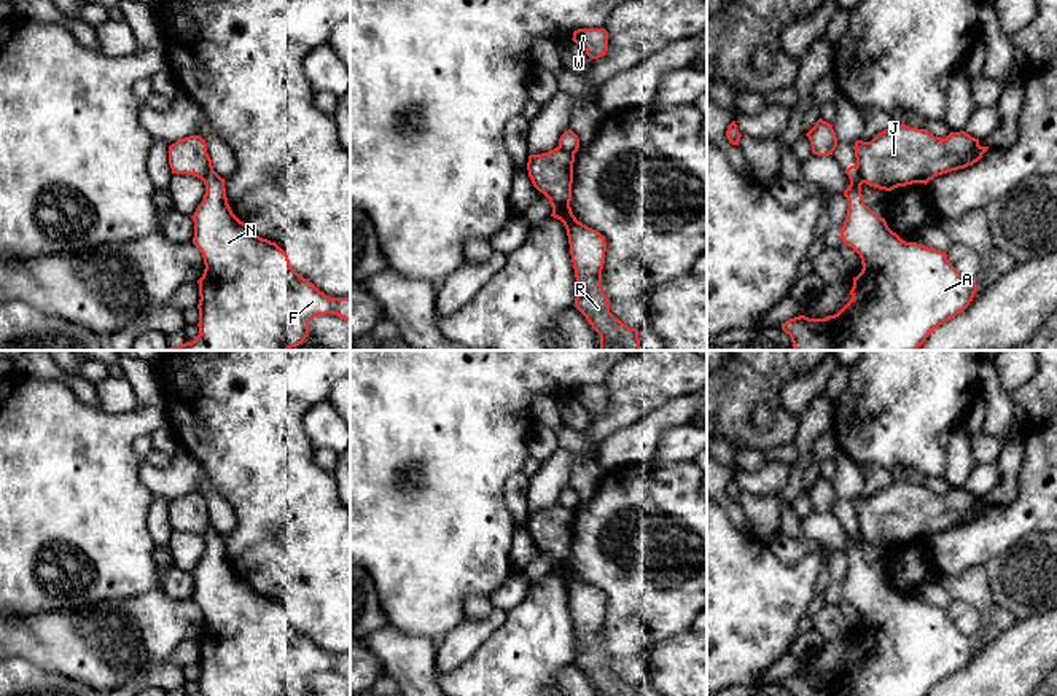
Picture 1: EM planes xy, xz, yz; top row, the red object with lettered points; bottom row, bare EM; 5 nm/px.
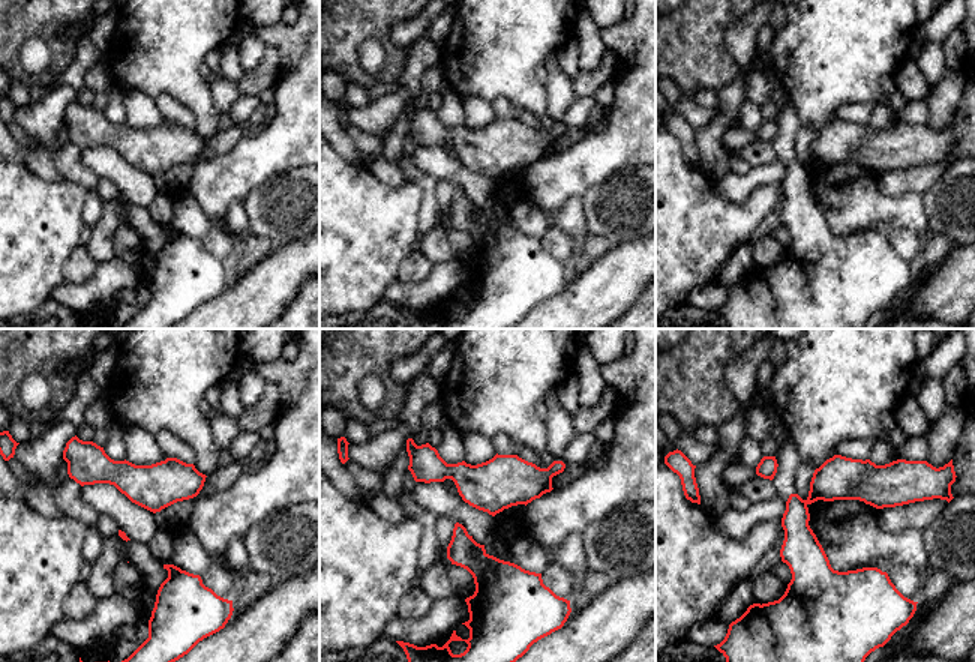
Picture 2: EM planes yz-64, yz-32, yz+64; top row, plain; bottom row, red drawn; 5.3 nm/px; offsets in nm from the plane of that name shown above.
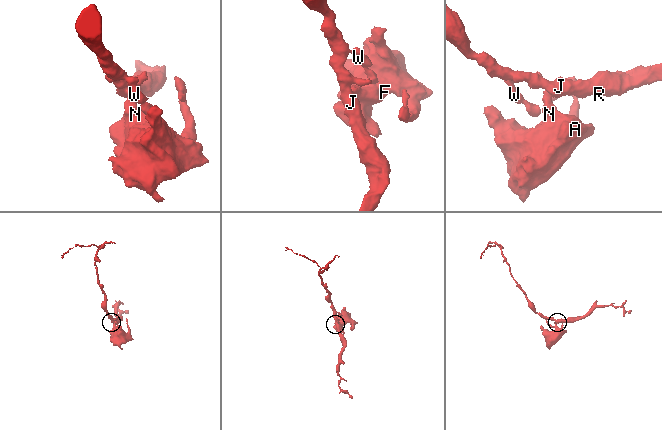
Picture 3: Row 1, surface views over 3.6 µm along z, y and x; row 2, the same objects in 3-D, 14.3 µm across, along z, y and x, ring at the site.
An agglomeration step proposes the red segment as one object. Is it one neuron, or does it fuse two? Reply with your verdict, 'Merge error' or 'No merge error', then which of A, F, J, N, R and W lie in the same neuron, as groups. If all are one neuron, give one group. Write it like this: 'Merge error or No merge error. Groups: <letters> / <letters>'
Merge error. Groups: A F N / J R W

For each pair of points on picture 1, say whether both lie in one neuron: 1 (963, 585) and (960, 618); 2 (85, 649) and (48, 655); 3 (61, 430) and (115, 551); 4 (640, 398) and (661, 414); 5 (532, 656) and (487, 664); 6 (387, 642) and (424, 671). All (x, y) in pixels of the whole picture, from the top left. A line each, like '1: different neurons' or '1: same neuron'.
1: different neurons
2: same neuron
3: same neuron
4: different neurons
5: same neuron
6: same neuron

